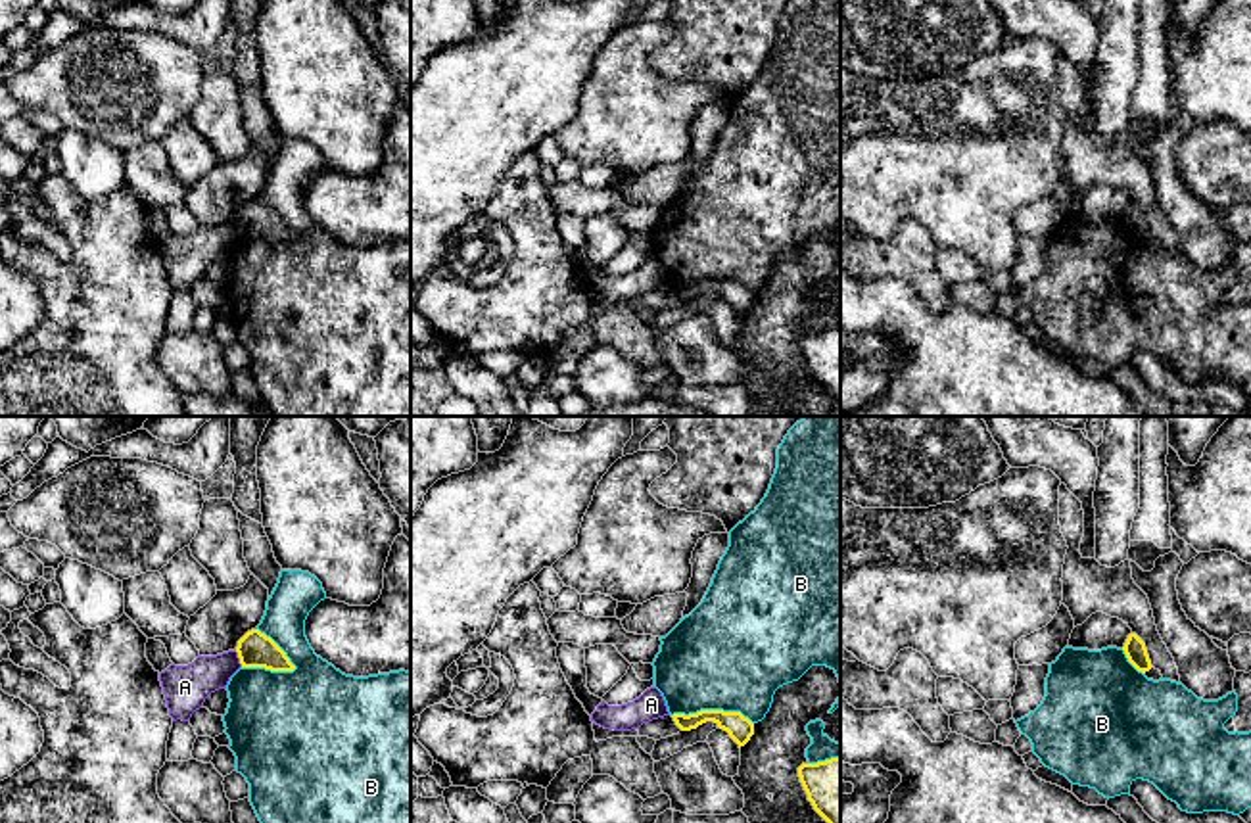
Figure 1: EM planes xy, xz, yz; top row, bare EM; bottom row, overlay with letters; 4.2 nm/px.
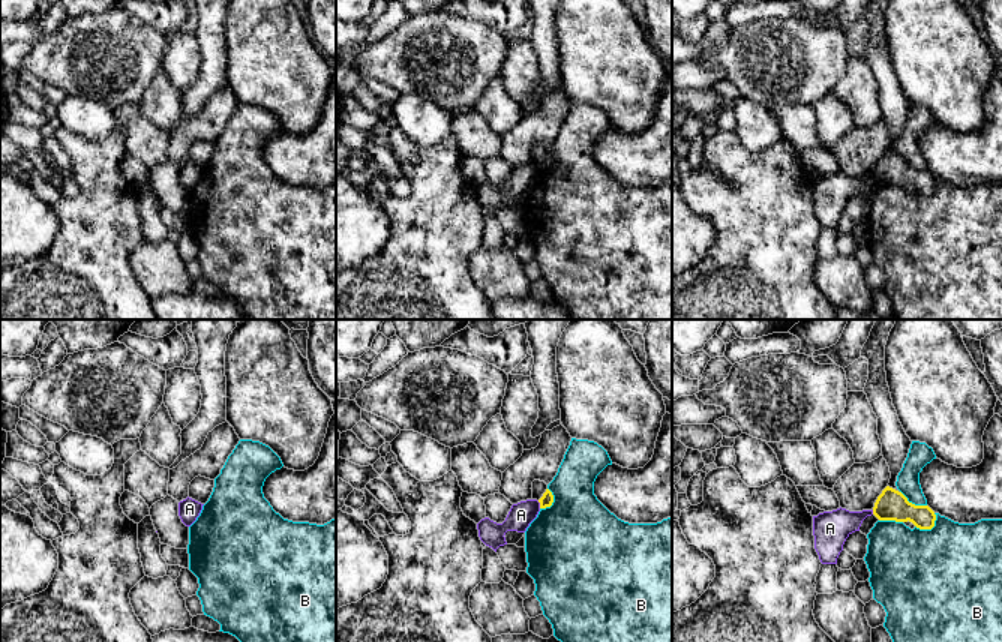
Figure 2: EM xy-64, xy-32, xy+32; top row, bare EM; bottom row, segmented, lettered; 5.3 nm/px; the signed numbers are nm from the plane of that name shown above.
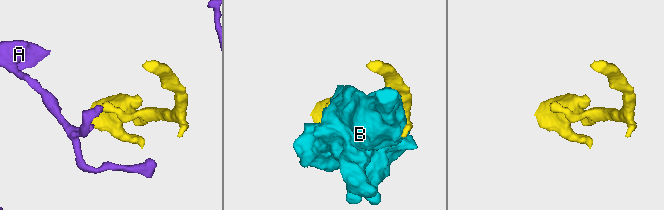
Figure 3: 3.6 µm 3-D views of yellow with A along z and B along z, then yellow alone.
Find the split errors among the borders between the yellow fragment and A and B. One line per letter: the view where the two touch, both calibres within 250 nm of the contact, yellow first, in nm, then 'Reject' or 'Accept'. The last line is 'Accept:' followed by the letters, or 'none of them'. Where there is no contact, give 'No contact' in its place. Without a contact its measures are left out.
A: Touches yellow in xy. Thickness 150 nm (yellow) against 180 nm. Reject
B: Touches yellow in xy. Thickness 150 nm (yellow) against 320 nm. Reject
Accept: none of them

